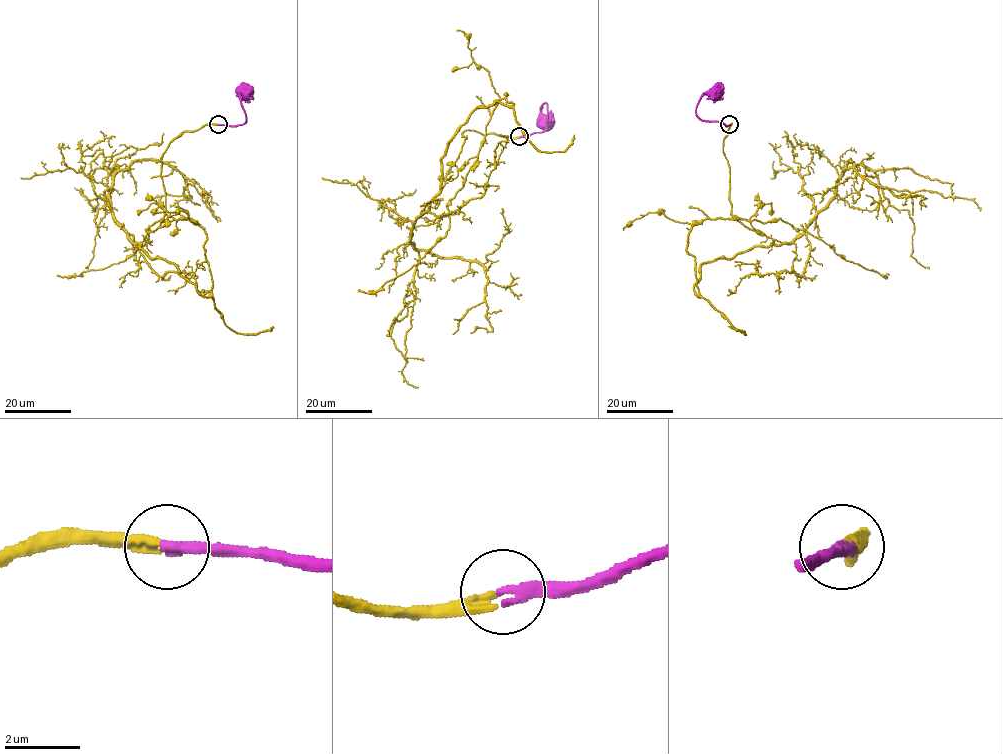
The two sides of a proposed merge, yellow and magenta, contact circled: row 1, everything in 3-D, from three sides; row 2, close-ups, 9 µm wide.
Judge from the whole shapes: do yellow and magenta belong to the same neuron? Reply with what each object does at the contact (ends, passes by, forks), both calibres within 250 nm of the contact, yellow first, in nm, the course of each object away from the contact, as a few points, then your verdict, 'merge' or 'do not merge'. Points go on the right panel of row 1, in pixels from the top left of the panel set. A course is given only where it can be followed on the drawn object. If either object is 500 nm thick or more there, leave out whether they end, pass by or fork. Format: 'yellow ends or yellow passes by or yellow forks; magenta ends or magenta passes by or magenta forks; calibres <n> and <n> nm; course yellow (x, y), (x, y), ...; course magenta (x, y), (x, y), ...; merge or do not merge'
yellow ends; magenta ends; calibres 280 and 360 nm; course yellow (730, 124), (731, 215), (781, 243), (707, 261), (698, 297), (688, 234), (706, 219), (781, 219), (882, 275); course magenta (729, 124), (702, 120), (698, 116), (696, 107), (699, 99), (713, 92); merge

